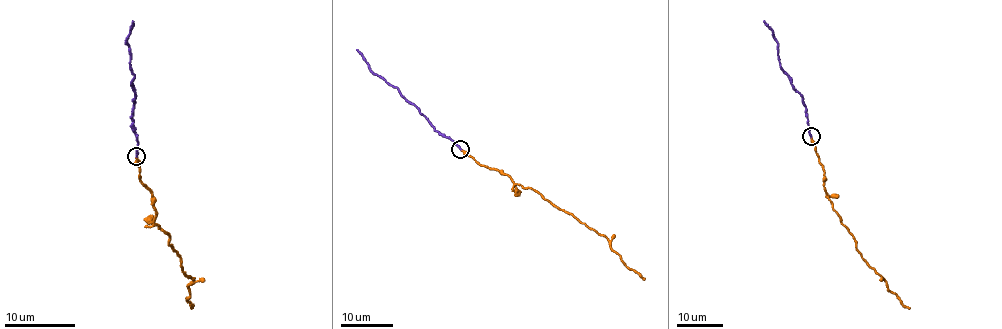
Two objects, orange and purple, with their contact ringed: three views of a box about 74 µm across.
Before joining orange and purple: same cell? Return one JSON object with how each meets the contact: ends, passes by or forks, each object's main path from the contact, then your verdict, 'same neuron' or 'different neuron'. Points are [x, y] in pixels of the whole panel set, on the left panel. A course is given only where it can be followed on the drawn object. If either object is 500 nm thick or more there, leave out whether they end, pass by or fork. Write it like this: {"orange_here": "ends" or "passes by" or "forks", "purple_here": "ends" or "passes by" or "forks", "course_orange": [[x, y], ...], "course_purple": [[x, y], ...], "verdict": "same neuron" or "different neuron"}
{"orange_here": "ends", "purple_here": "ends", "course_orange": [[136, 157], [140, 182], [150, 191], [153, 223], [169, 236], [184, 274], [194, 279], [185, 299], [193, 306]], "course_purple": [[136, 157], [136, 132], [131, 116], [134, 98], [131, 81], [134, 76], [127, 41], [133, 21]], "verdict": "same neuron"}

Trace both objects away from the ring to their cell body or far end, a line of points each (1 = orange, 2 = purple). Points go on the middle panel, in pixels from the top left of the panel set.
1: (460, 149), (481, 166), (506, 174), (514, 183), (530, 188), (607, 238), (623, 264), (645, 279)
2: (460, 149), (436, 130), (397, 87), (370, 70), (357, 49)

